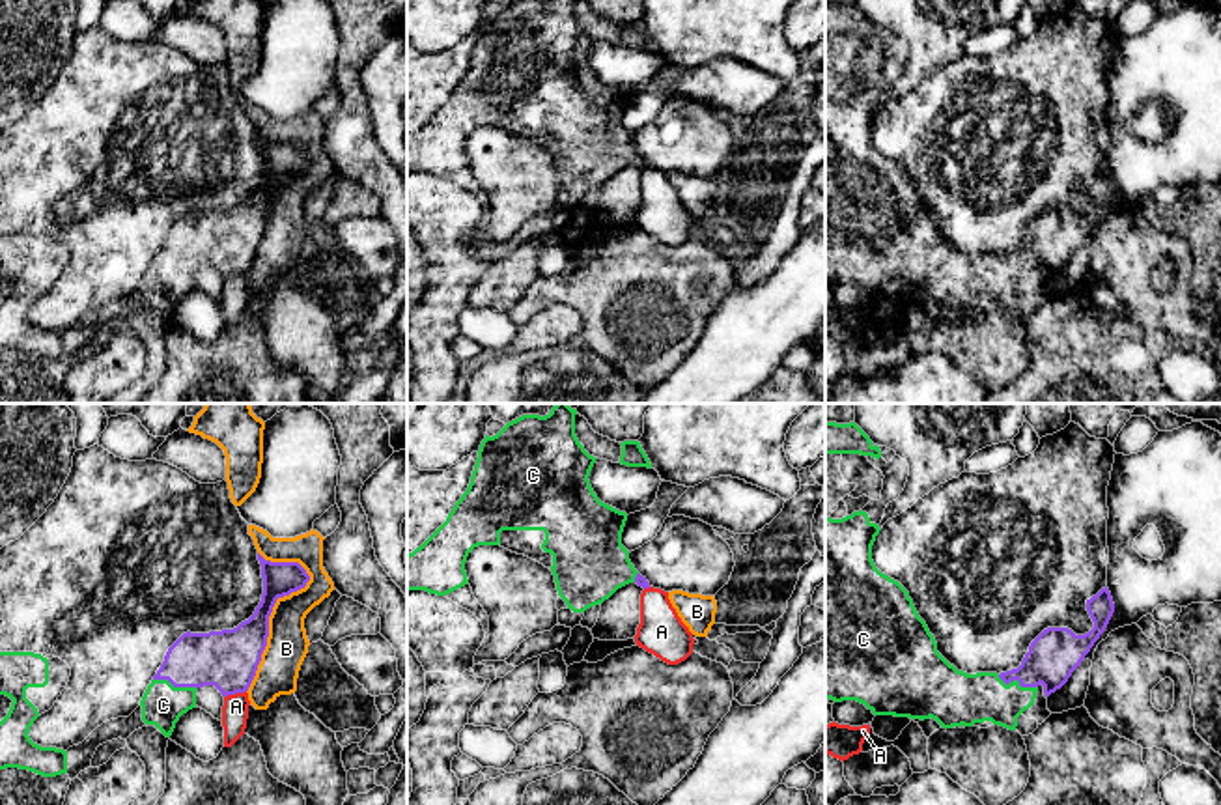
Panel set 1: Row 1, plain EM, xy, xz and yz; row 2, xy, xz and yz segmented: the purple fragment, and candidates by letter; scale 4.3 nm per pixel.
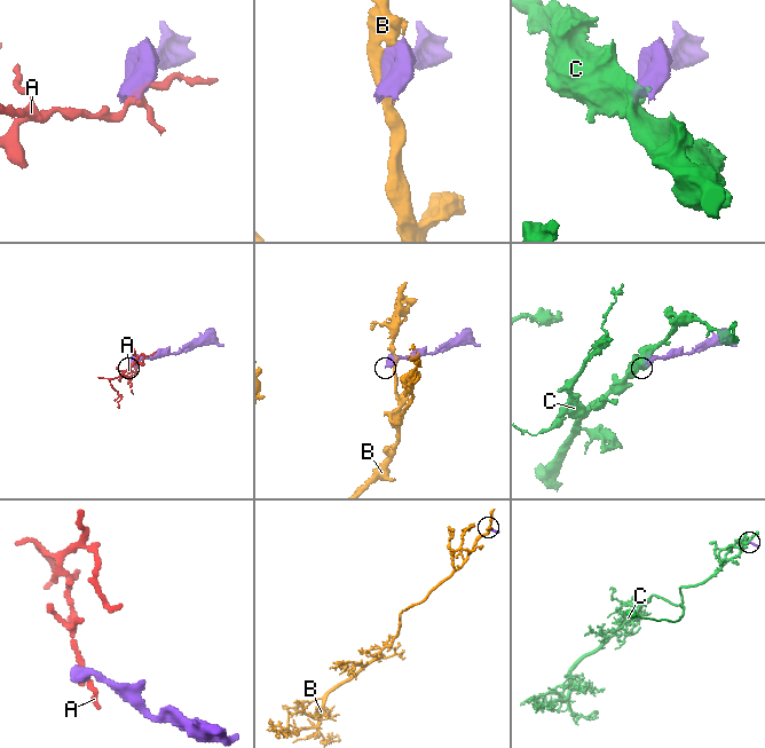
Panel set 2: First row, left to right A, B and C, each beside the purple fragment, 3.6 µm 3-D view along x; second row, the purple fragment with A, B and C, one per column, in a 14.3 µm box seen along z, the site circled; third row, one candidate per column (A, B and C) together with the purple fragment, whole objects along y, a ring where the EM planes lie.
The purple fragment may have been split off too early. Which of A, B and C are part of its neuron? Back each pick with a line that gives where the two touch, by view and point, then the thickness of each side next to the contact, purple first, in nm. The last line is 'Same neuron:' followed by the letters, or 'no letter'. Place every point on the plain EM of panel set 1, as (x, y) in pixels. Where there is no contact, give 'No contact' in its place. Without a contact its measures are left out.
C: Touches purple at xy (176, 268). Thickness 260 nm (purple) against 180 nm
Same neuron: C

